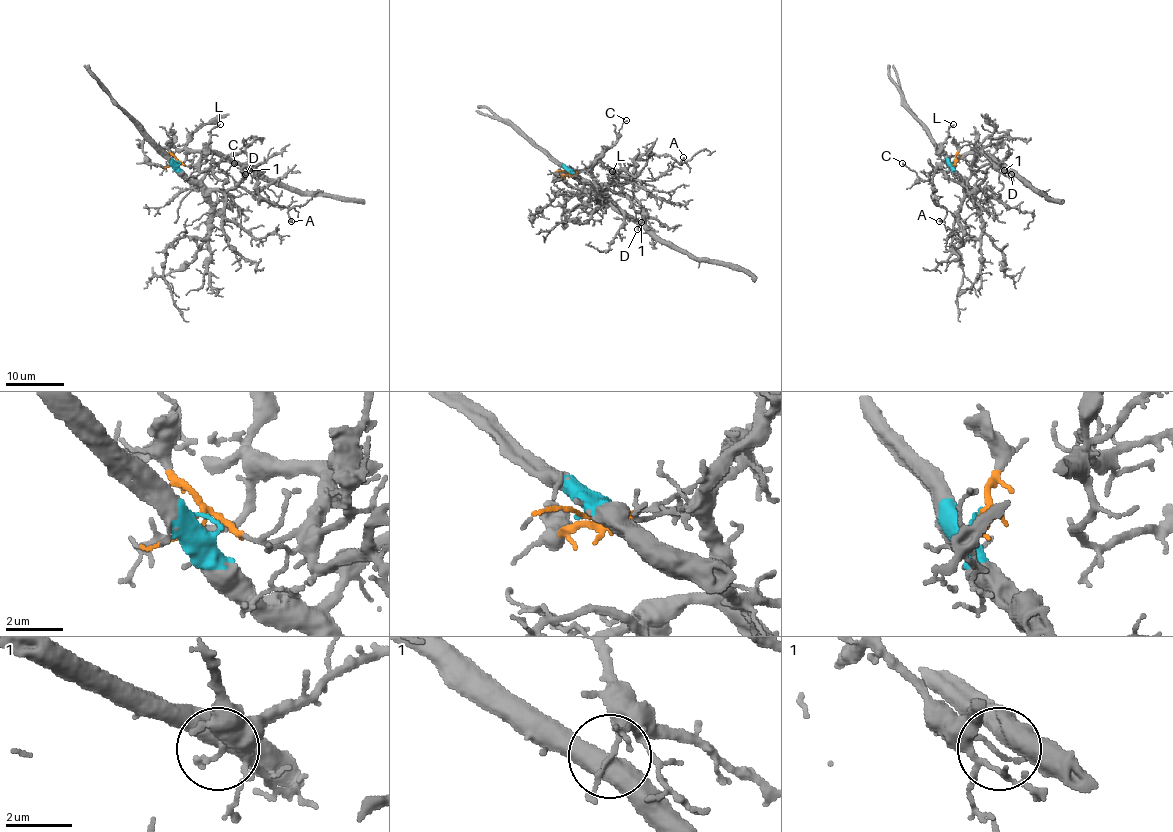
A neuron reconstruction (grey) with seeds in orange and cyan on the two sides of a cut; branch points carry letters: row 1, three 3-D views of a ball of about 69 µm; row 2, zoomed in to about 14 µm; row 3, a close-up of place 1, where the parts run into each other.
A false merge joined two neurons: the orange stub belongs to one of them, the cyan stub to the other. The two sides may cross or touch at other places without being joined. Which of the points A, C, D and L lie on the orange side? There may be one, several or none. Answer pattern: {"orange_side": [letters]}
{"orange_side": ["C", "L"]}

